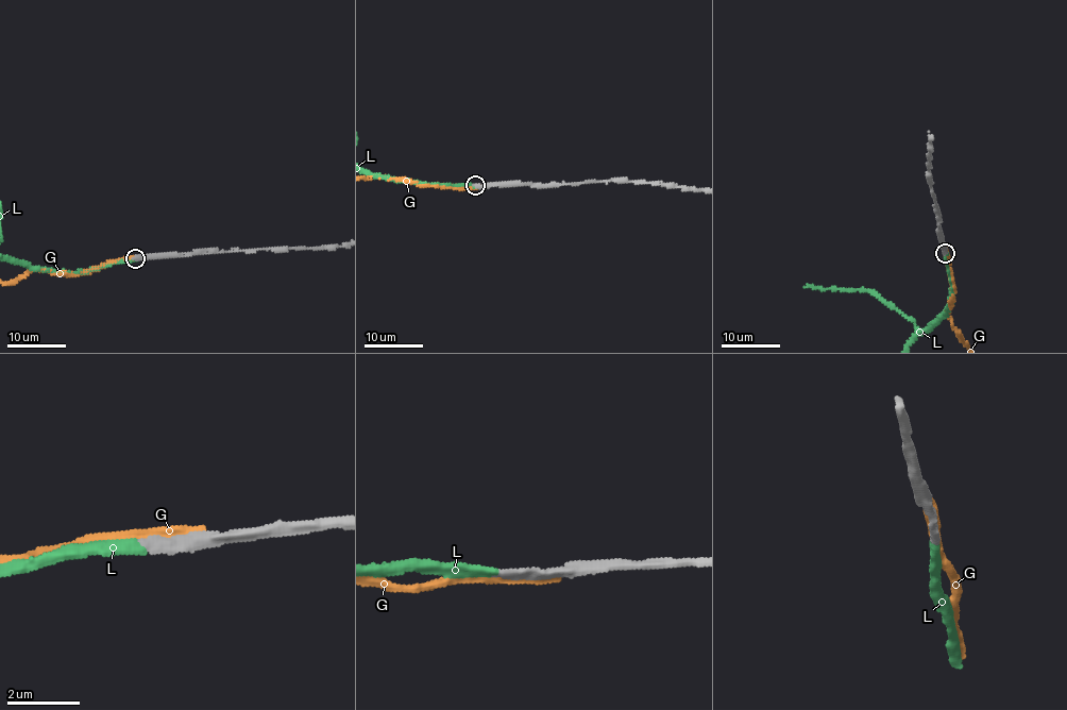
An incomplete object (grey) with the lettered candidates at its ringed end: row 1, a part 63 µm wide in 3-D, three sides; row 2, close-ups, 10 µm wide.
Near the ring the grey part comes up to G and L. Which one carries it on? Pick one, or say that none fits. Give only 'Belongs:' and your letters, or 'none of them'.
Belongs: L

